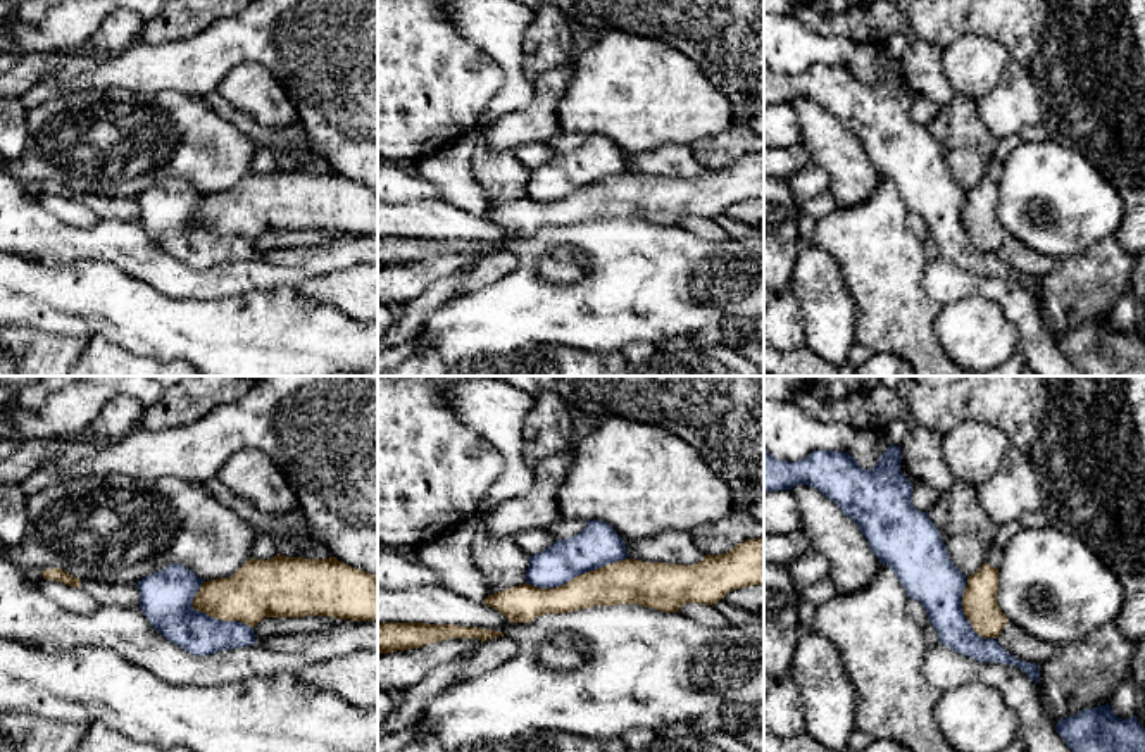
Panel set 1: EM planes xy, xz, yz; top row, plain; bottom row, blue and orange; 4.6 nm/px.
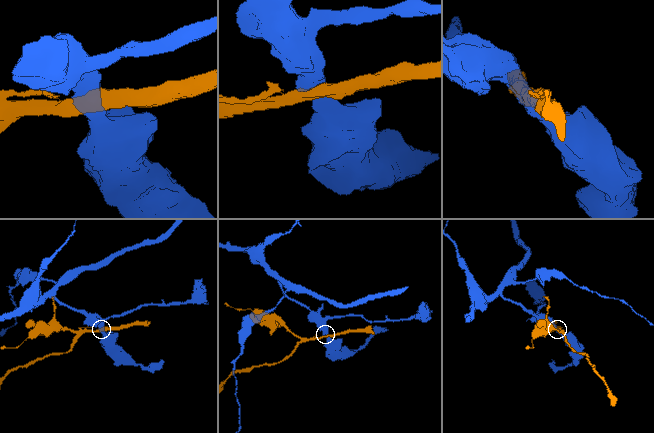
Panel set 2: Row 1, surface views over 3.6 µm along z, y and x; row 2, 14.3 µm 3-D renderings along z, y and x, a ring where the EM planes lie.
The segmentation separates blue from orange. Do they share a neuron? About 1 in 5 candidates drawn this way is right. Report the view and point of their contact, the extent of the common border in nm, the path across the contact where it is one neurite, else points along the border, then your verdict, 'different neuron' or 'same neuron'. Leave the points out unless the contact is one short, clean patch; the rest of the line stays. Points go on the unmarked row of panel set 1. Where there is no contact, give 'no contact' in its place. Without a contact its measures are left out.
contact xz (576, 188); length 480 nm; different neuron

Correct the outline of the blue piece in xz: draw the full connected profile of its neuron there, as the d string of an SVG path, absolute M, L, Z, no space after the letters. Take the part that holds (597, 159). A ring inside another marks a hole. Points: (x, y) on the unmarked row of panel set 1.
M586 135L576 150L557 154L529 171L526 197L555 202L572 191L628 172L626 155L604 135Z

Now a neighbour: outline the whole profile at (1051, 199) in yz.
M1054 140L1023 141L1004 160L997 217L1005 231L1028 248L1059 260L1116 236L1124 204L1117 190L1078 150Z

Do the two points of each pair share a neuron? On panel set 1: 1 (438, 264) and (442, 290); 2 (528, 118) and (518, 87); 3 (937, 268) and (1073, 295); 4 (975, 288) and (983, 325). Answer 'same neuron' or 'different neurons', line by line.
1: different neurons
2: different neurons
3: different neurons
4: different neurons

